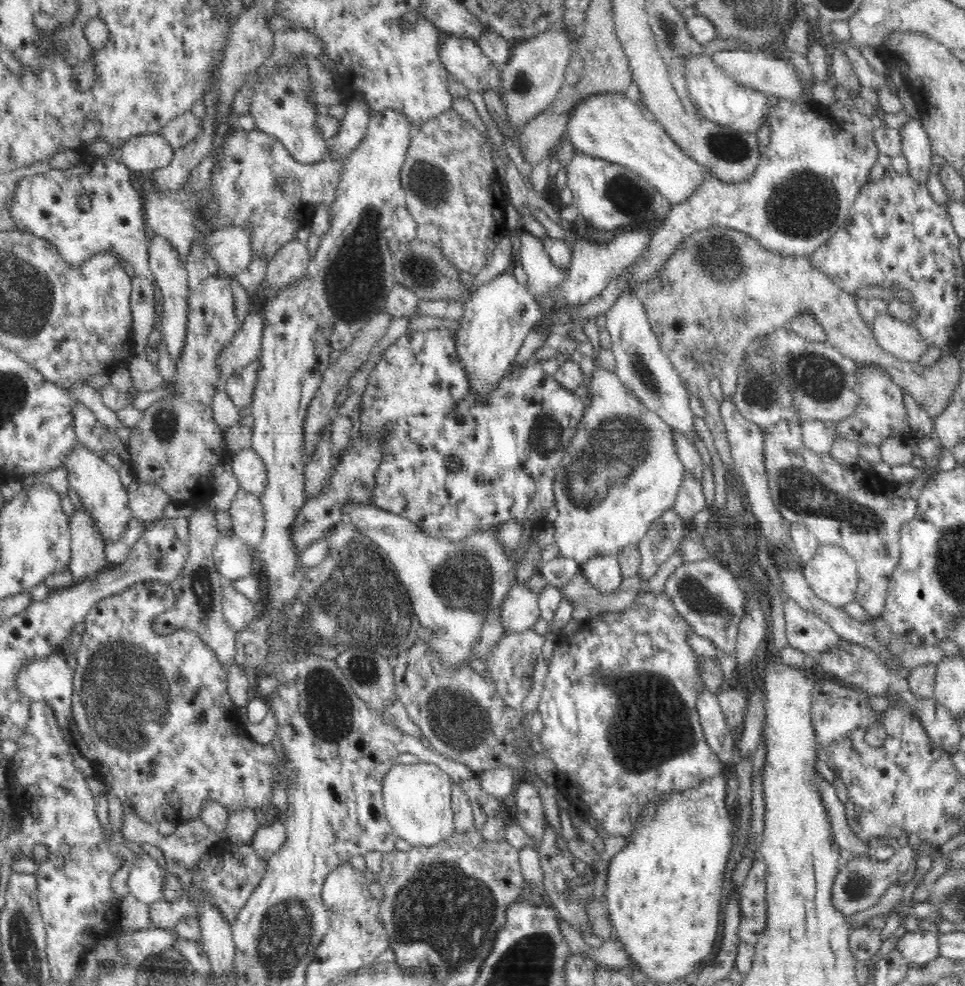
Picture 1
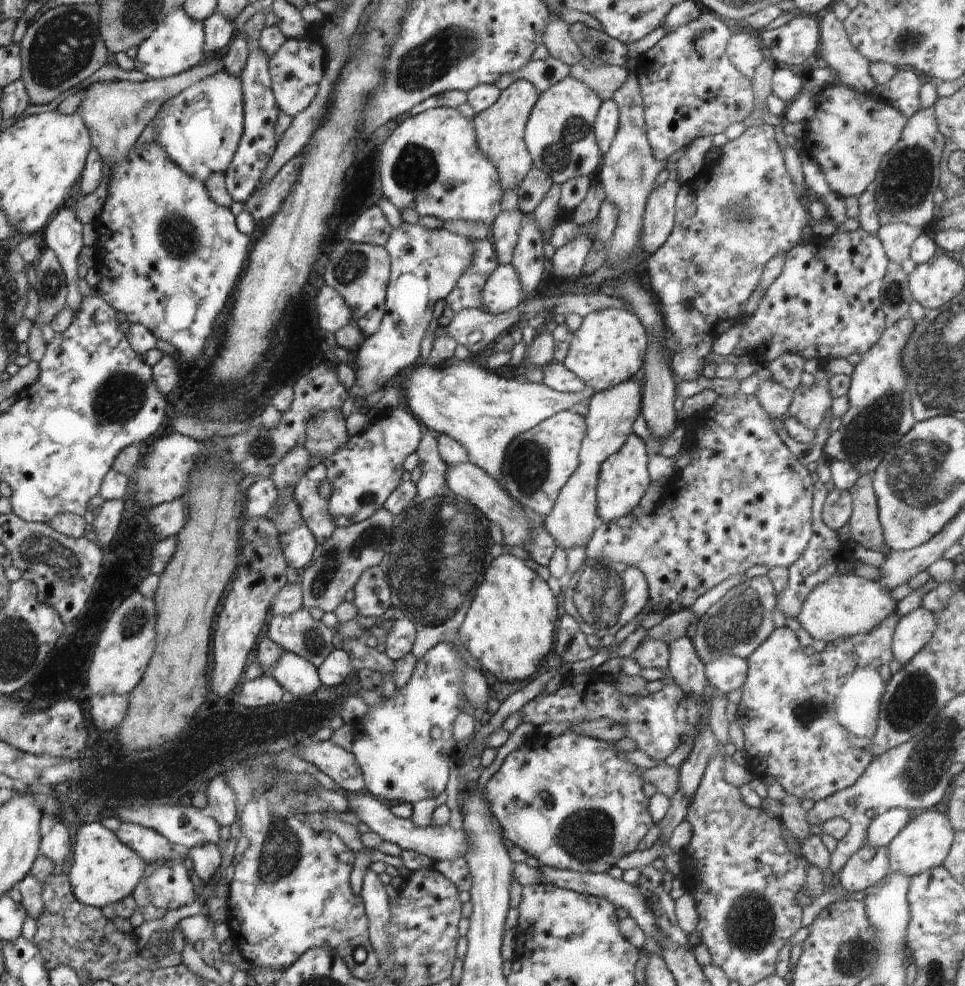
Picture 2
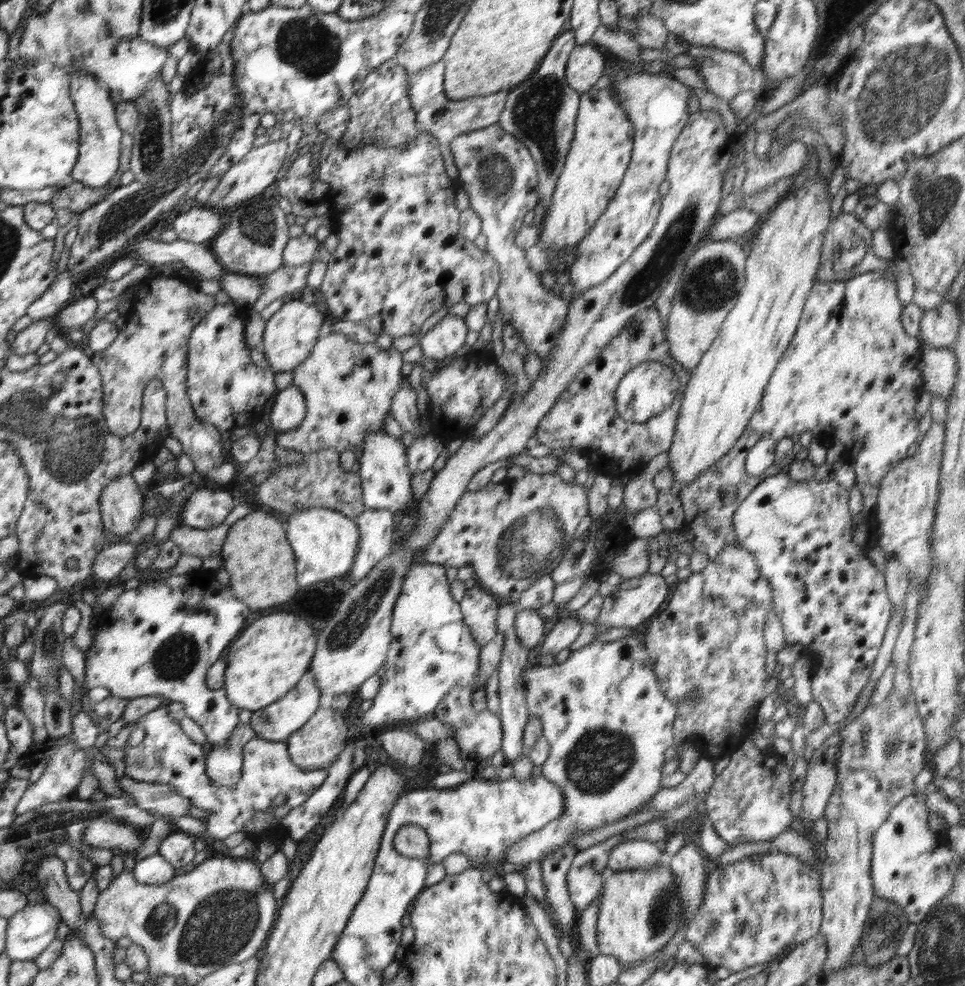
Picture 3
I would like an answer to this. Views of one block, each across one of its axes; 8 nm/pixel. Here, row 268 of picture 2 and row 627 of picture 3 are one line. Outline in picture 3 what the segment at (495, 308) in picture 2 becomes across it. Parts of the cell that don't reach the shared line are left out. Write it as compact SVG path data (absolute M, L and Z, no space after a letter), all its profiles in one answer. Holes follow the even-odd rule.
M499 600L500 608L496 615L495 625L497 634L504 635L504 646L502 651L502 658L499 662L498 668L499 678L499 717L501 725L503 726L503 739L501 742L501 749L504 753L505 760L508 764L514 764L515 760L524 752L525 746L523 743L523 732L526 726L526 721L529 719L529 708L525 701L525 686L522 678L526 662L530 660L532 654L531 650L521 646L514 630L514 623L516 620L517 611L513 602L506 602Z

